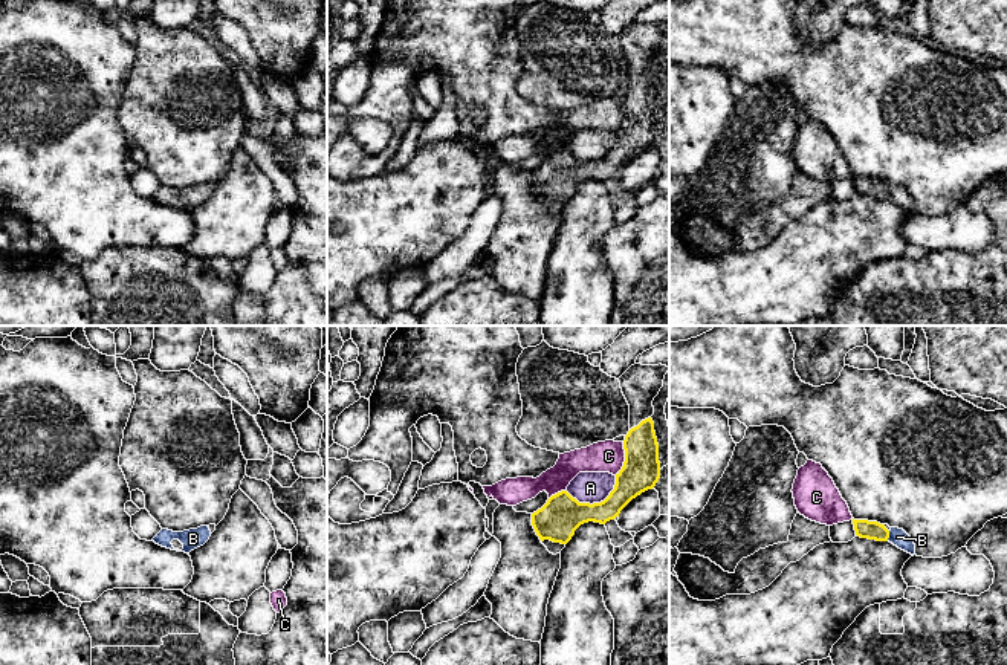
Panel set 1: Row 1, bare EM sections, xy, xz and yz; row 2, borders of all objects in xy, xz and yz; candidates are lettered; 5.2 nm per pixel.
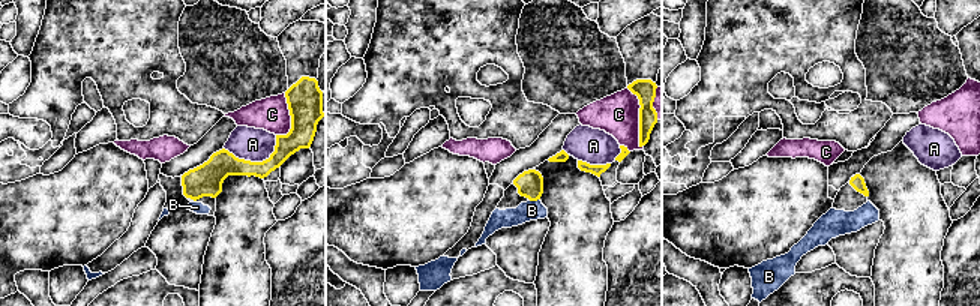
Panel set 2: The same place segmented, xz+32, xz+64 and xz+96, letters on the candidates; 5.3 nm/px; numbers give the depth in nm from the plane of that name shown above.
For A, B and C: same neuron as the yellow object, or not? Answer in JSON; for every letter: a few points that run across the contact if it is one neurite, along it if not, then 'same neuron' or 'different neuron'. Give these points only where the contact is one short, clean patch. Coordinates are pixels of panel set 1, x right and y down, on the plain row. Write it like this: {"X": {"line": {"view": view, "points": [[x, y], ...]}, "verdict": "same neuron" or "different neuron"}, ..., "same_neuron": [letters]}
{"A": {"line": {"view": "xz", "points": [[616, 133], [613, 147], [599, 159], [579, 161], [566, 147]]}, "verdict": "different neuron"}, "B": {"line": {"view": "yz", "points": [[865, 187], [888, 193], [897, 194]]}, "verdict": "same neuron"}, "C": {"verdict": "different neuron"}, "same_neuron": ["B"]}

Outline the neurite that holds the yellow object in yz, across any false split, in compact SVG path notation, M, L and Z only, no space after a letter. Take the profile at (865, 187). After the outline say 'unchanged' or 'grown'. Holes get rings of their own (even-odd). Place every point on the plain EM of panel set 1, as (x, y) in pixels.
M853 176L853 182L854 182L856 193L860 196L889 199L899 206L911 212L915 212L915 202L903 187L891 185L888 188L885 182L880 182L877 179L854 177L854 176Z; grown

